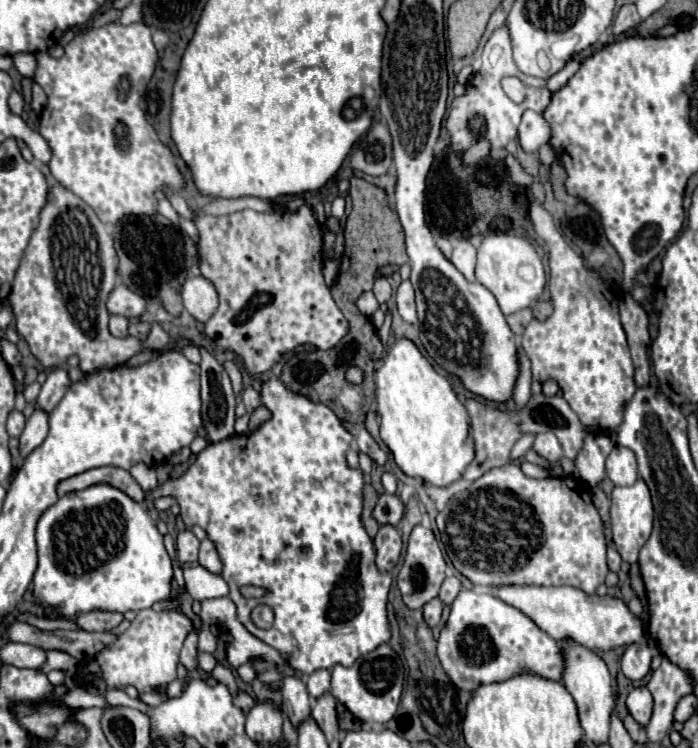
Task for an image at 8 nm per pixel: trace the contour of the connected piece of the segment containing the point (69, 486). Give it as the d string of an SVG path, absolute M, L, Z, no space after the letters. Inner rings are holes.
M92 468L88 472L82 472L80 476L70 476L68 480L62 480L56 486L56 492L58 492L58 496L64 496L66 492L84 490L86 486L92 486L98 482L106 482L106 484L120 488L136 502L144 500L144 490L138 486L138 482L132 478L132 474L128 470L122 470L122 468Z

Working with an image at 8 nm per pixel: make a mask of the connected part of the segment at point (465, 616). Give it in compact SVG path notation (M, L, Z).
M460 590L456 600L450 604L450 616L438 638L438 658L444 672L448 672L448 678L458 688L464 688L468 692L474 692L480 684L504 682L522 672L562 682L564 672L564 652L552 636L542 632L526 614L522 614L514 606L508 606L506 602L488 592L474 592L474 590Z

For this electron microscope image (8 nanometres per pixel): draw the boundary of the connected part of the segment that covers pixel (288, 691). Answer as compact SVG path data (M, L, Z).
M288 676L284 678L284 688L282 688L282 698L284 698L284 714L290 718L290 722L298 728L304 720L310 716L310 696L300 678Z

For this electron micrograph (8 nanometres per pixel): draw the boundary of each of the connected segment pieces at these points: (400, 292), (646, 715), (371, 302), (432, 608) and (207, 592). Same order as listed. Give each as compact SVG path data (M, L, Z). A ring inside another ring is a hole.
M402 280L402 284L396 290L396 308L400 312L400 316L406 322L418 322L416 318L416 304L414 304L414 290L410 280Z
M634 688L626 698L626 708L640 726L646 726L652 716L652 694L648 692L648 688Z
M364 292L364 294L358 298L356 304L358 304L360 312L366 314L366 316L372 316L372 314L378 310L378 300L376 300L376 296L374 296L372 292Z
M434 598L434 600L430 600L424 608L422 608L422 614L424 614L424 622L430 626L430 628L434 628L438 622L440 622L440 618L442 618L442 602L438 600L438 598Z
M202 566L184 568L184 580L186 590L194 600L208 600L208 598L220 598L228 596L228 584L222 580L222 576L216 576Z

